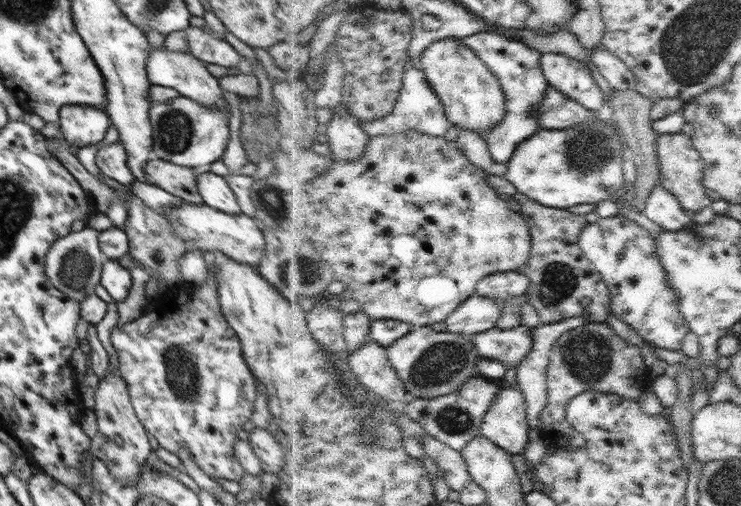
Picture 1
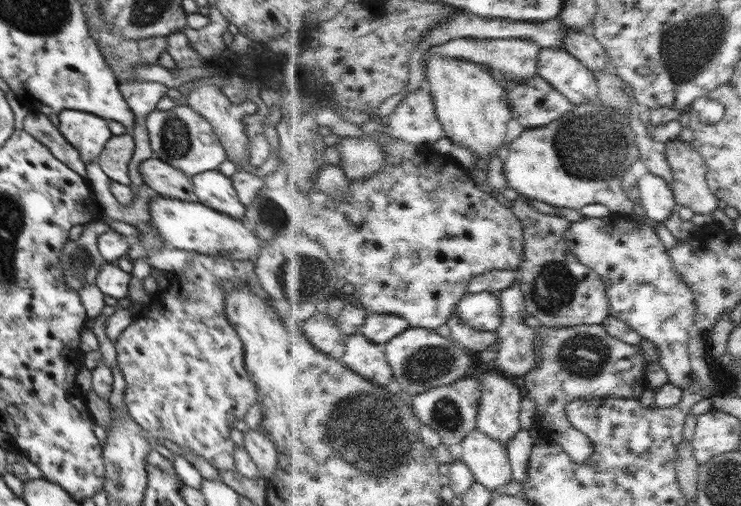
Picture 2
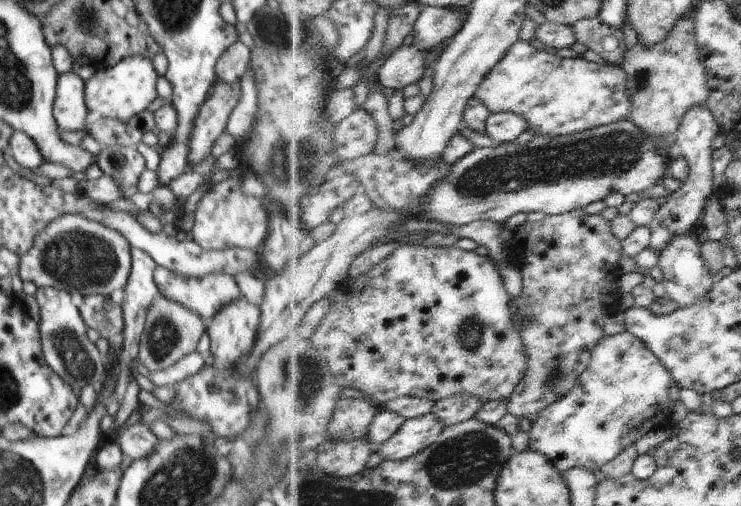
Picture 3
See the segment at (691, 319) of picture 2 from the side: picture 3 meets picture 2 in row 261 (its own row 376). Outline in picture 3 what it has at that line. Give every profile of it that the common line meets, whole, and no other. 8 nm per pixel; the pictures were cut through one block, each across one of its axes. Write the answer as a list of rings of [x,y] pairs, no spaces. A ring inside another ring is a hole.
[[[628,330],[605,336],[594,351],[592,368],[584,372],[580,384],[568,396],[564,396],[564,400],[558,400],[556,404],[540,412],[536,422],[532,421],[530,448],[536,452],[544,452],[562,474],[574,467],[587,468],[590,472],[602,471],[606,464],[618,458],[626,448],[634,446],[650,432],[670,426],[672,412],[676,402],[680,401],[682,389],[684,386],[641,338]]]

